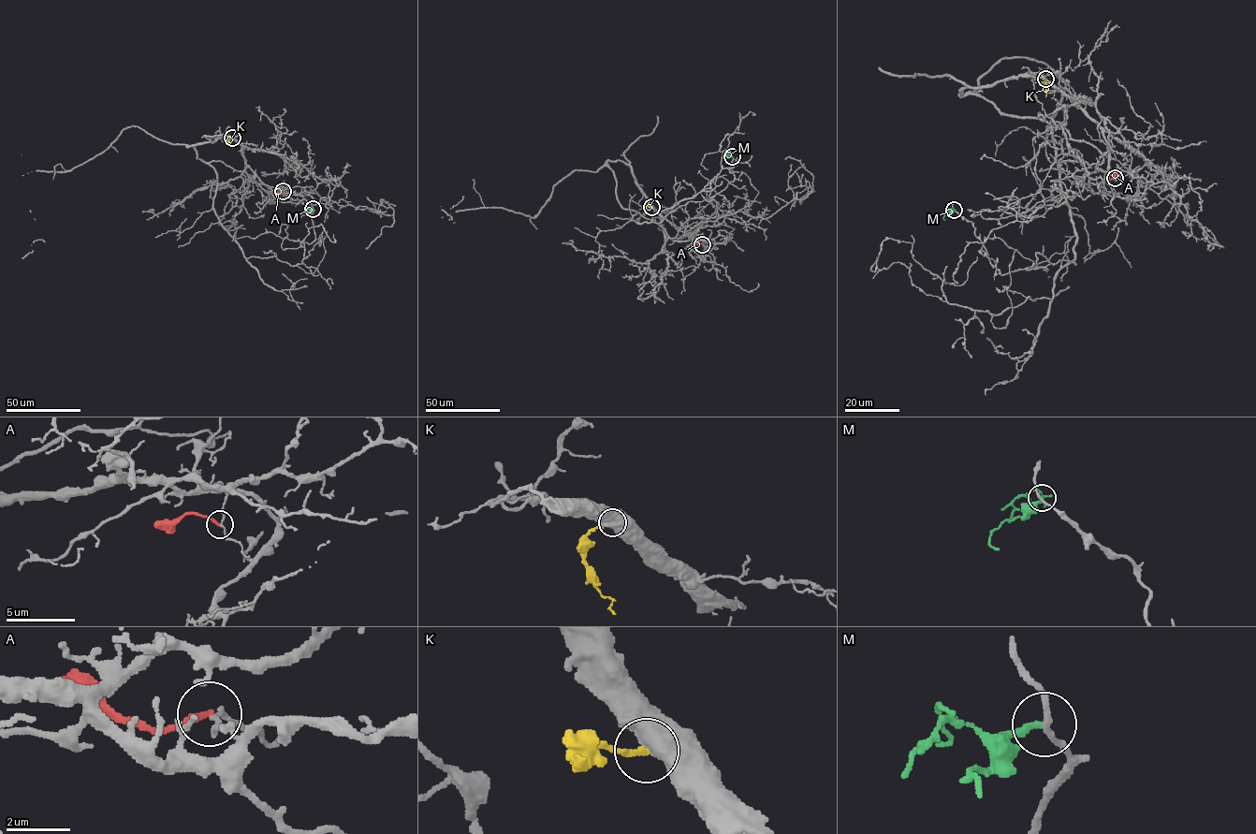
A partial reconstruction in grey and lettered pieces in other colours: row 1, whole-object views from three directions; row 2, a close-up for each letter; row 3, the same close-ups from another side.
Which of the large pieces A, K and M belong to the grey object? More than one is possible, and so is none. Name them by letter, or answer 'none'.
none

